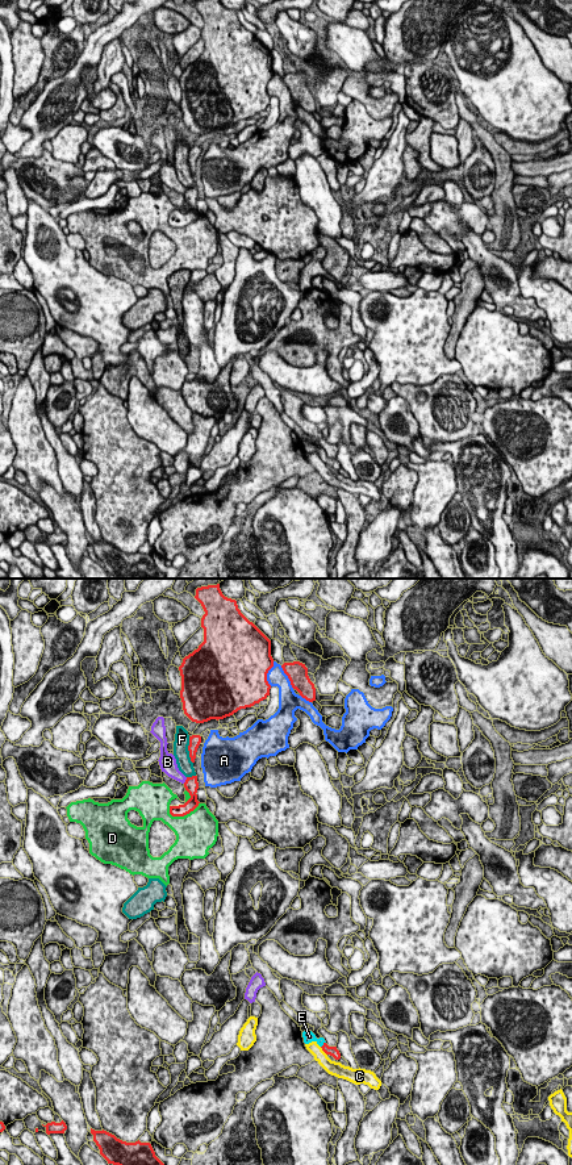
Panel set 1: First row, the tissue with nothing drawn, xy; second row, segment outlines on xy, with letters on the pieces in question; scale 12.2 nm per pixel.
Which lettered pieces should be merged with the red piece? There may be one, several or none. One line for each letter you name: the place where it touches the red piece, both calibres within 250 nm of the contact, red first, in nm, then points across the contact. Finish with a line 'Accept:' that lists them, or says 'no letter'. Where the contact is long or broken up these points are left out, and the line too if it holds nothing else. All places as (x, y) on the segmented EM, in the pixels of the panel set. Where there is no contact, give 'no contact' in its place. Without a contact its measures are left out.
E: contact xy (324, 1044); calibres 120 and 140 nm; way xy (332, 1051), (324, 1044), (309, 1036)
Accept: E

